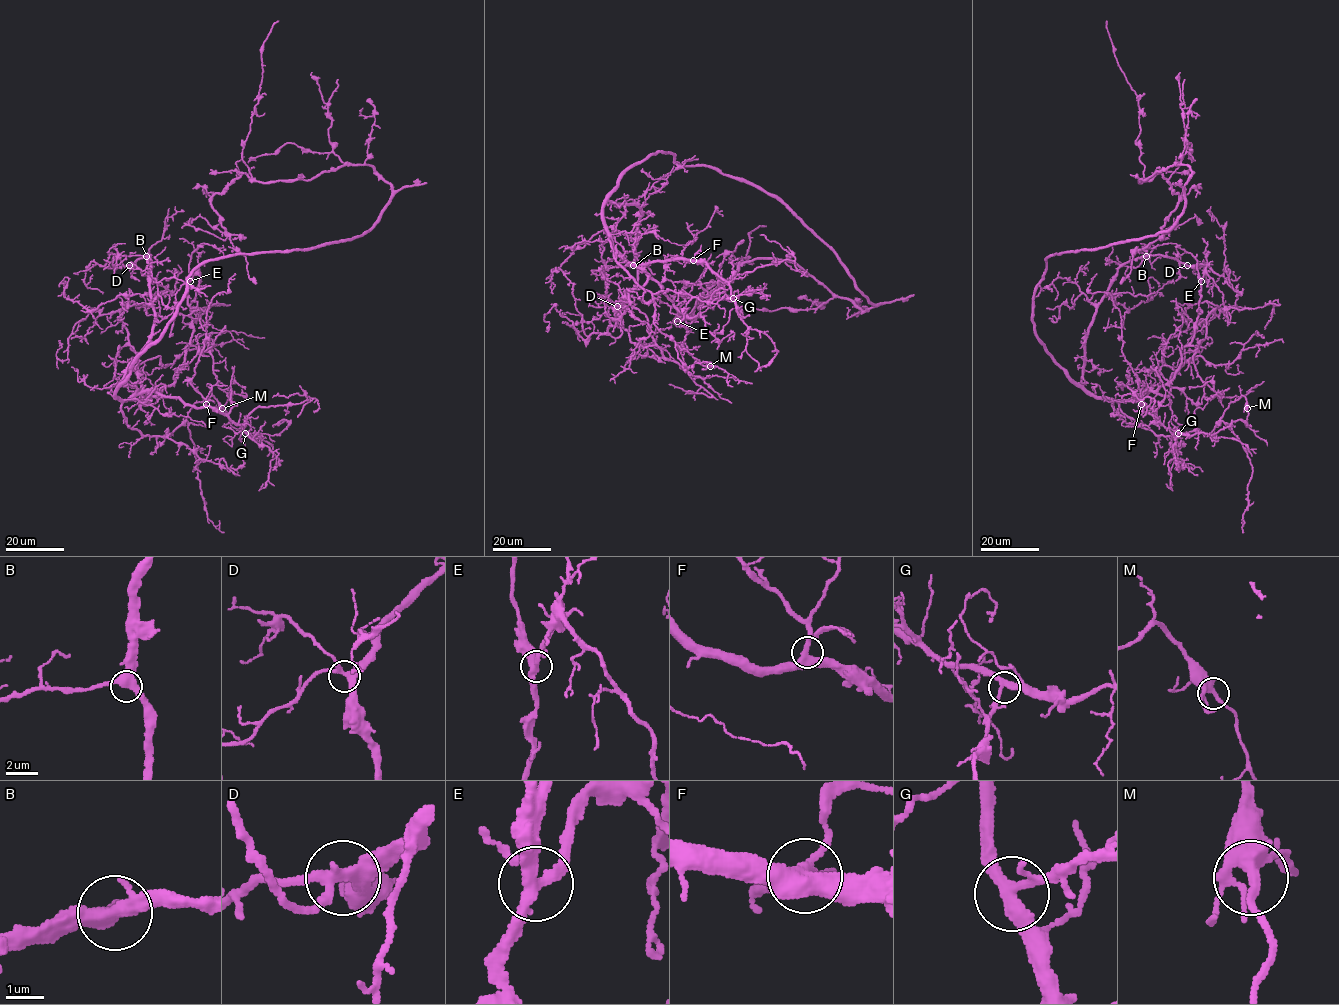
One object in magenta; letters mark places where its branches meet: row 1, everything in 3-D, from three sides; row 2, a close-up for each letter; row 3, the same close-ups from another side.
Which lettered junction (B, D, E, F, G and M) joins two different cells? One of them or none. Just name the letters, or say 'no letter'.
no letter

